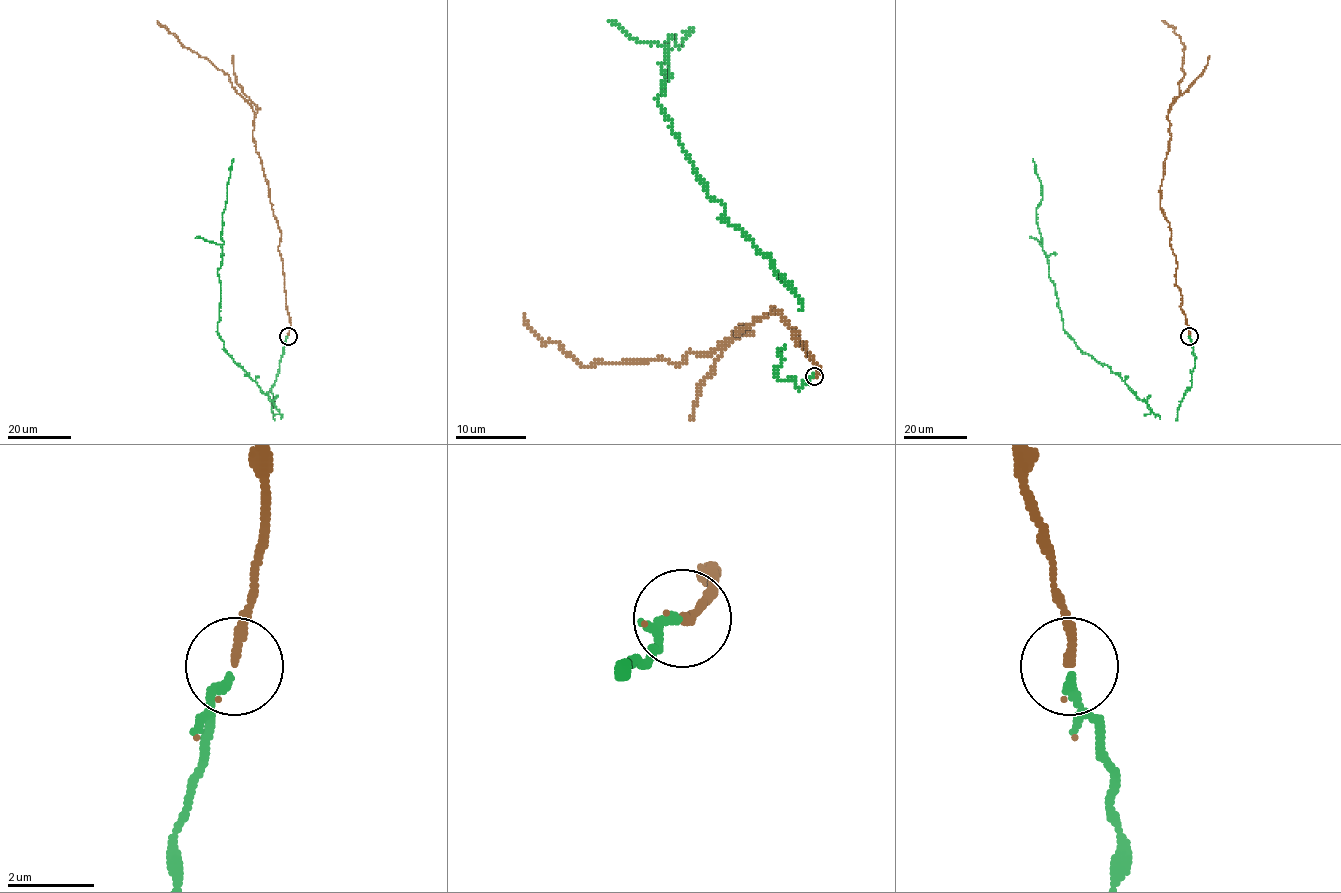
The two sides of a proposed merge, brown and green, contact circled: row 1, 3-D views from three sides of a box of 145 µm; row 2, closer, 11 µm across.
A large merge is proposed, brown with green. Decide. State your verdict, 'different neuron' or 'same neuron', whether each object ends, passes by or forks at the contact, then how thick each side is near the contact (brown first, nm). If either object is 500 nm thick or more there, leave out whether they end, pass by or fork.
same neuron; brown ends there; green ends there; 200 nm thick on the brown side, 200 nm on the other

